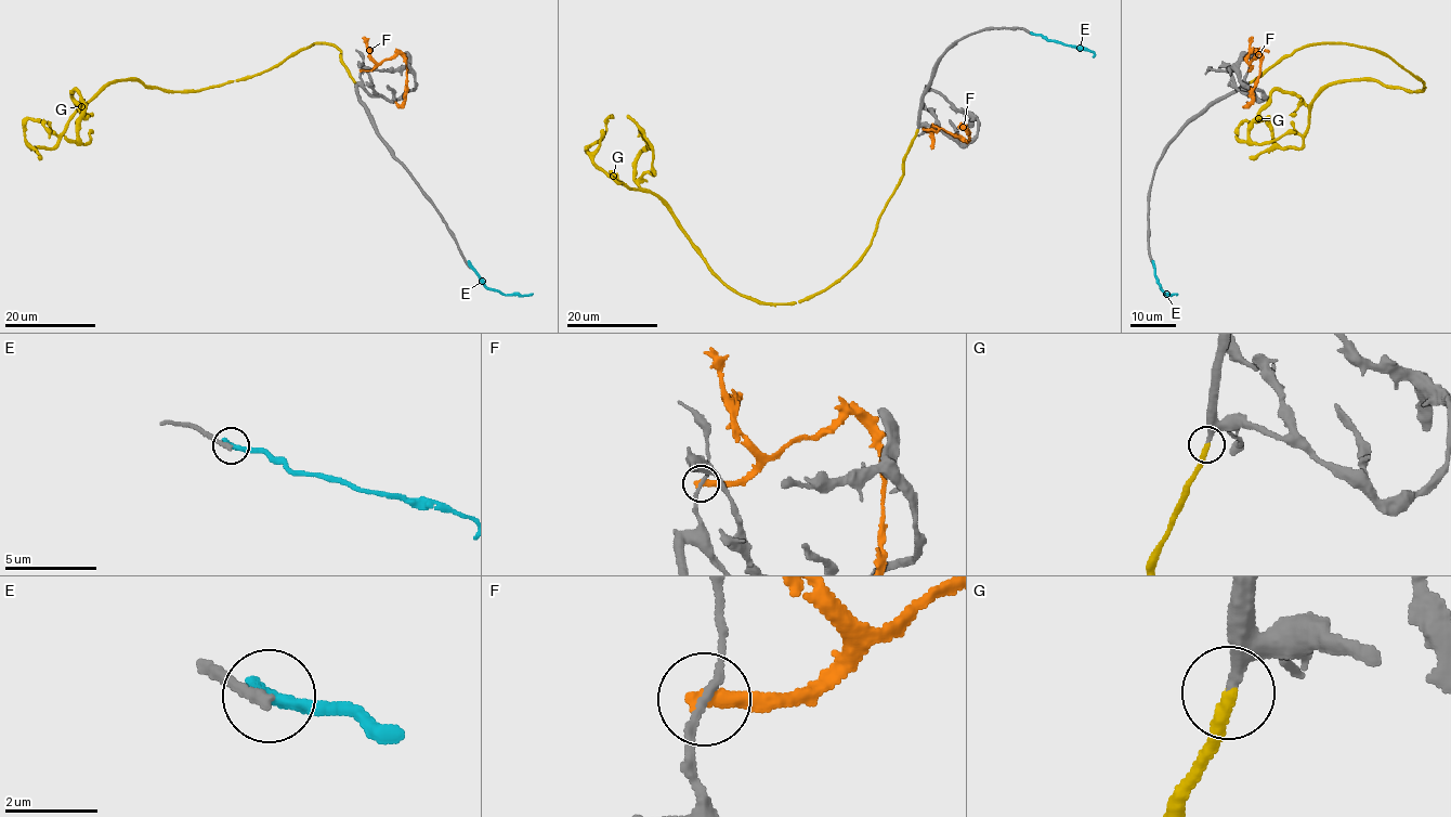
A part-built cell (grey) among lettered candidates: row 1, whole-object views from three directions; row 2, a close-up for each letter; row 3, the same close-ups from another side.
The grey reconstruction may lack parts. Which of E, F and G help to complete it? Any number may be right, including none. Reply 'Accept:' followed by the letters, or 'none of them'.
Accept: G

